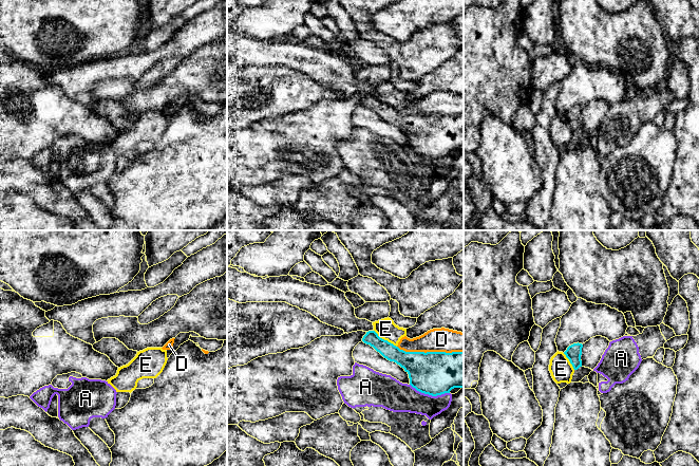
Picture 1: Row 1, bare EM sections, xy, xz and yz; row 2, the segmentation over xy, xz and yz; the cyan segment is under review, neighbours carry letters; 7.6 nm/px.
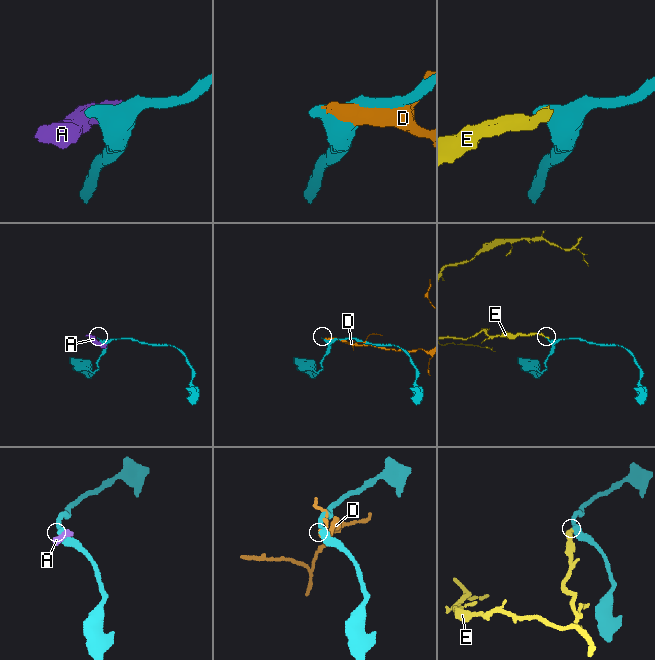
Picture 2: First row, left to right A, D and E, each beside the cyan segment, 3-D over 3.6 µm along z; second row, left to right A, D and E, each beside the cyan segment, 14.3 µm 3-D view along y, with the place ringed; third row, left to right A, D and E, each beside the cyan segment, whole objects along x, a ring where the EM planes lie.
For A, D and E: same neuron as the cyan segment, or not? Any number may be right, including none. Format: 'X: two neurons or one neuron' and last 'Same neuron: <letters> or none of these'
A: two neurons
D: two neurons
E: two neurons
Same neuron: none of these

